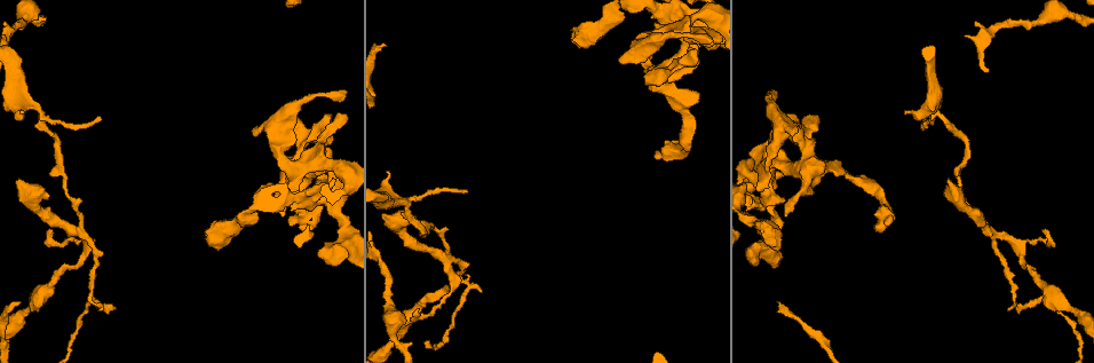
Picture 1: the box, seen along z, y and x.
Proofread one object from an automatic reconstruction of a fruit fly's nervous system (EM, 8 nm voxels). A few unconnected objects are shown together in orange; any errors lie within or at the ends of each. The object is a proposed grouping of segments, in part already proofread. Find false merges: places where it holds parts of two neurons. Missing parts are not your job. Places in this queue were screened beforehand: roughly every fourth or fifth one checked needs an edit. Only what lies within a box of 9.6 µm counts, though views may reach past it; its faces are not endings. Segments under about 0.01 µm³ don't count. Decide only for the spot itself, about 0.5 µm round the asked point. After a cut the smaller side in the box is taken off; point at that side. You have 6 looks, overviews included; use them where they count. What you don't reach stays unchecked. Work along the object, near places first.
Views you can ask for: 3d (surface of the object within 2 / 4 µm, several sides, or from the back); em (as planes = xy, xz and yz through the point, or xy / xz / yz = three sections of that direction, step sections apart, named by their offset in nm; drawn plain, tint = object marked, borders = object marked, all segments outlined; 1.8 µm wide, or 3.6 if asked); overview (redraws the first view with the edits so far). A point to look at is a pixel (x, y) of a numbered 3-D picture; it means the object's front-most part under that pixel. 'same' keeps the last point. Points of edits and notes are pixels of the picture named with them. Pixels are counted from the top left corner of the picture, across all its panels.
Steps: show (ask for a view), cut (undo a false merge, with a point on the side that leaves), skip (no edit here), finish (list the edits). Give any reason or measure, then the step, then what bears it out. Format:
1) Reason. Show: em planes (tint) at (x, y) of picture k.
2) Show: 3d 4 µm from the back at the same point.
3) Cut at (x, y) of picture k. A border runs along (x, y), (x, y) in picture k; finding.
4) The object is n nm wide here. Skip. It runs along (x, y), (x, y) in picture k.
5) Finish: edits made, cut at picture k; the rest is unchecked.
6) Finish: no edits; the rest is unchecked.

Abrupt turn. Show: 3d 4 µm at (682, 29) of picture 1.

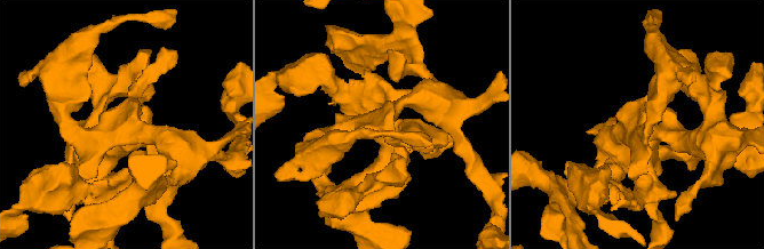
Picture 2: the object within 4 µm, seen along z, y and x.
Need the tissue. Show: em xz step 8 (tint) at (637, 128) of picture 2.

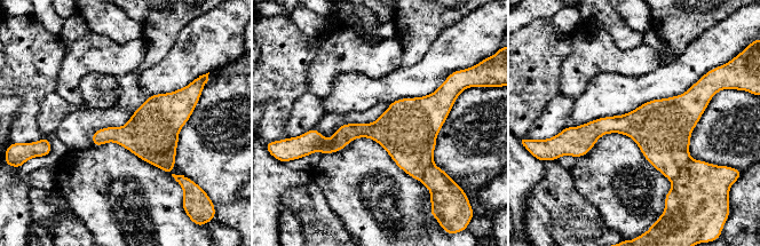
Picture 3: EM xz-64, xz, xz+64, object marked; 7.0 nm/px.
Another direction. Show: em planes (tint) at the same point.

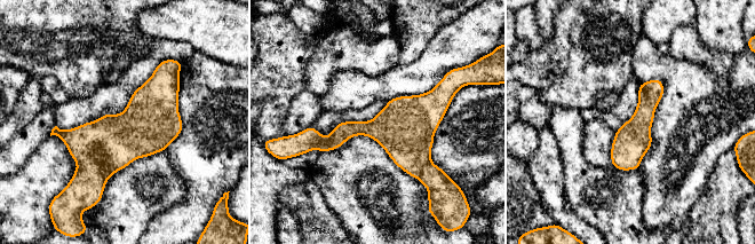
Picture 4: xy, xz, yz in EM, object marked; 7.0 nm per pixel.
The object is 260 nm wide here. Cut at (407, 138) of picture 4. The part that leaves runs along (657, 81), (622, 159), (622, 167) in picture 4; a second neuron is stuck on.

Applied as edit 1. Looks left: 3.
Show: overview.

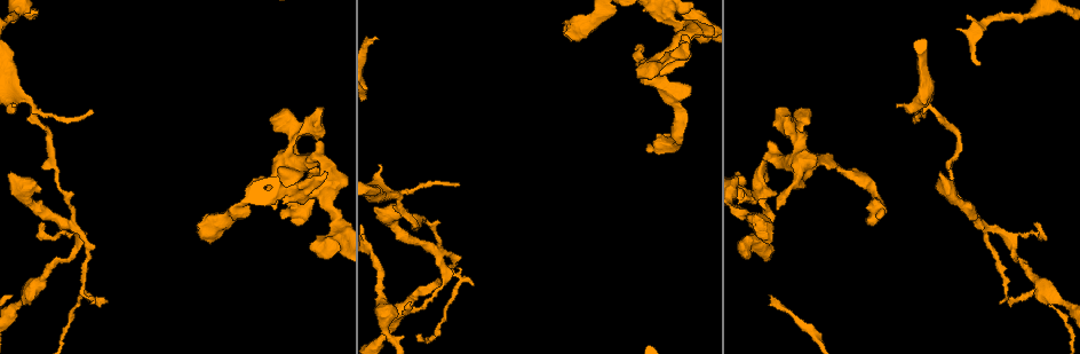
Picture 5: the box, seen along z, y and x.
Thick turns thin. Show: 3d 2 µm at (1036, 10) of picture 5.

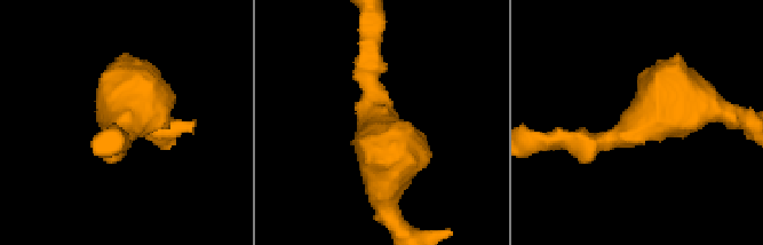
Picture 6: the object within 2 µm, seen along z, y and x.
The arms are 200, 200 nm wide; need the tissue. Show: em planes (tint) at (120, 125) of picture 6.

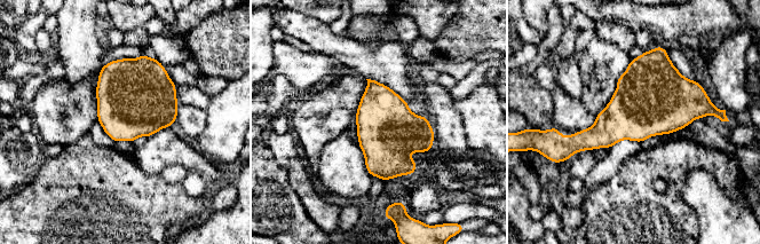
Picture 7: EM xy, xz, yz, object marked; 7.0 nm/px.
Cut at (552, 144) of picture 7. A border runs along (578, 132), (582, 150) in picture 7; two neurons meet here.

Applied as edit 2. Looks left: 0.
Finish: edits made, cut at picture 4, cut at picture 7; the rest is unchecked.

